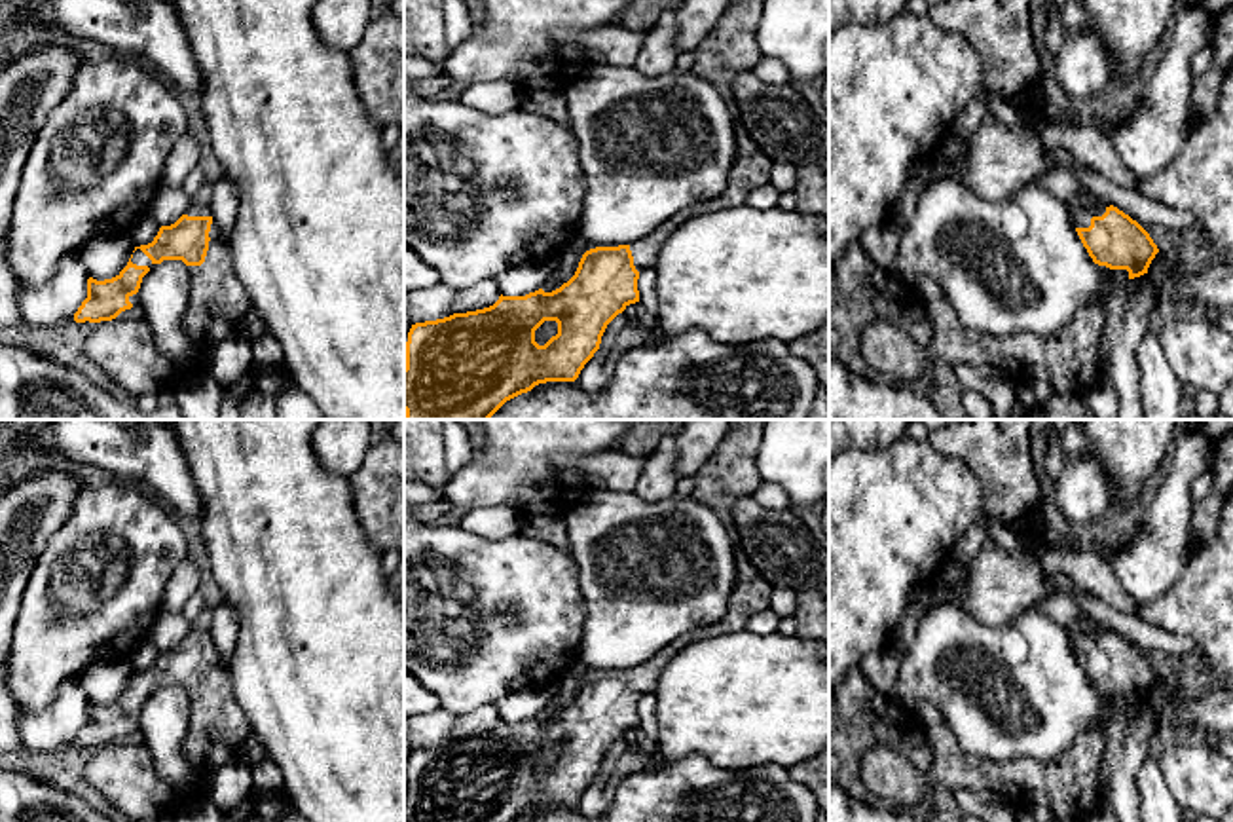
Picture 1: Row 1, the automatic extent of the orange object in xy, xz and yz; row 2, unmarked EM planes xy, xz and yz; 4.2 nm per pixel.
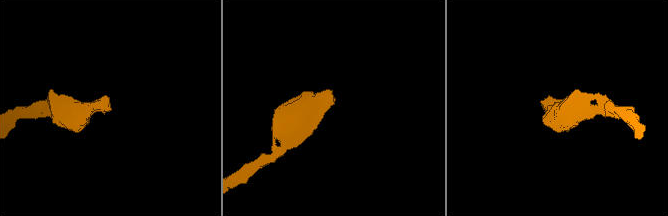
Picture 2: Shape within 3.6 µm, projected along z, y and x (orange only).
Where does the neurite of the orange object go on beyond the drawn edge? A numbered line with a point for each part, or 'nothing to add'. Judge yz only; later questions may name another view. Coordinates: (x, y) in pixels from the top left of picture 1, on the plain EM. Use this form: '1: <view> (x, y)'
1: yz (1082, 642)

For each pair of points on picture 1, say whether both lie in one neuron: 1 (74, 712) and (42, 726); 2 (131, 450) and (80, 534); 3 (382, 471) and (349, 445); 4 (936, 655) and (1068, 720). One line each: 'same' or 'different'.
1: same
2: different
3: different
4: same

